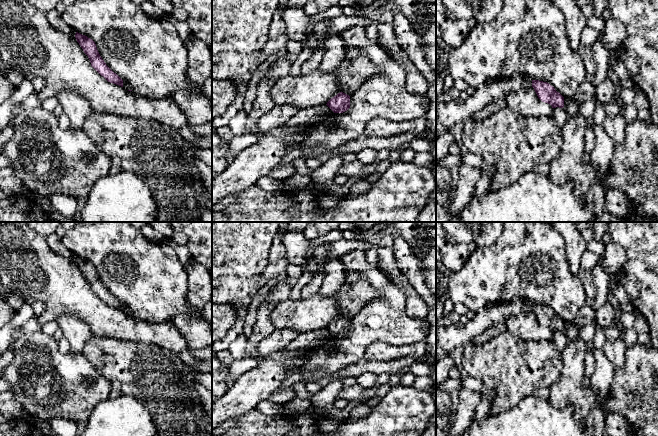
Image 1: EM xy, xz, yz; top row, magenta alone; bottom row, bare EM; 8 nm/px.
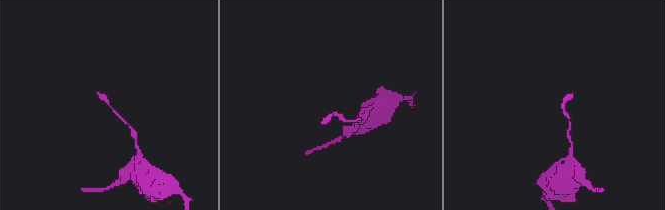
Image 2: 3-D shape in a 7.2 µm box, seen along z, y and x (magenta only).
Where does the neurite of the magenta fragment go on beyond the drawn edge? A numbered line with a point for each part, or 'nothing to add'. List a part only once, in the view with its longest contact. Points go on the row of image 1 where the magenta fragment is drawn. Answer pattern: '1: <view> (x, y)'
nothing to add

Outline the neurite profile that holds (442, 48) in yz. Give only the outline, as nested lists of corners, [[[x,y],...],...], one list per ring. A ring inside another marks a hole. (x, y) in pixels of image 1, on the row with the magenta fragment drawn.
[[[436,0],[436,81],[443,70],[447,69],[450,46],[442,38],[441,23],[446,20],[442,0]]]

